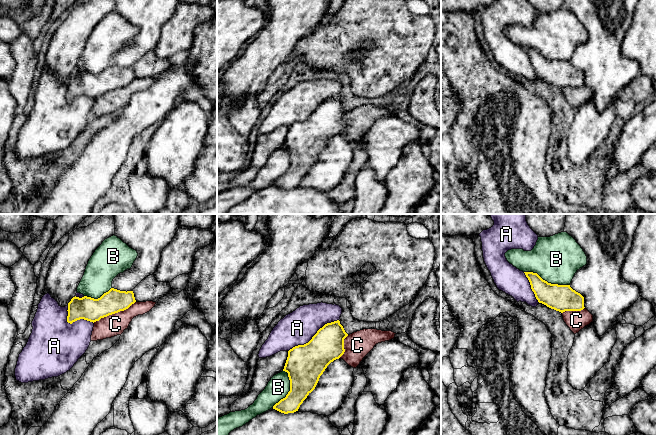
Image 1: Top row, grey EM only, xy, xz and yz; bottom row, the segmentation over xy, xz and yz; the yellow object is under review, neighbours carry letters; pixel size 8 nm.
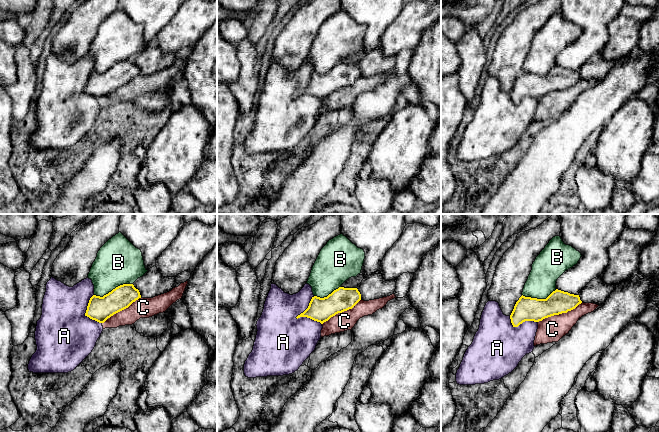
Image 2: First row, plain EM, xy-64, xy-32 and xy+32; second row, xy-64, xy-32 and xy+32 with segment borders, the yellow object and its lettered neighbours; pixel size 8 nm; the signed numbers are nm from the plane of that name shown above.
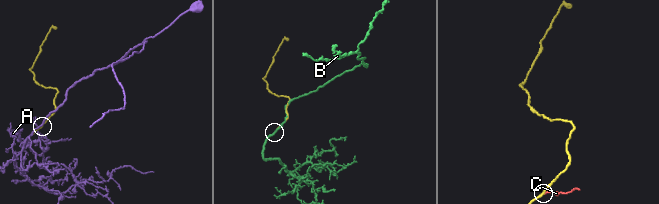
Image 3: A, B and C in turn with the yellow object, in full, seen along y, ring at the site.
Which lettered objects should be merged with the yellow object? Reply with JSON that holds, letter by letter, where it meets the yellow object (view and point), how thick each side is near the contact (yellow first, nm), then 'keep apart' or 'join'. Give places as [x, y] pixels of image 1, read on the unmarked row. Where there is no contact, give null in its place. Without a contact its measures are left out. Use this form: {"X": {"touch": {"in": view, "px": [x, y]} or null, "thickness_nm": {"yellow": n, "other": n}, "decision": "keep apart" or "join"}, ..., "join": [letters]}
{"A": {"touch": {"in": "xz", "px": [313, 112]}, "thickness_nm": {"yellow": 300, "other": 280}, "decision": "keep apart"}, "B": {"touch": {"in": "yz", "px": [546, 57]}, "thickness_nm": {"yellow": 220, "other": 380}, "decision": "join"}, "C": {"touch": {"in": "xy", "px": [114, 89]}, "thickness_nm": {"yellow": 190, "other": 170}, "decision": "keep apart"}, "join": ["B"]}

